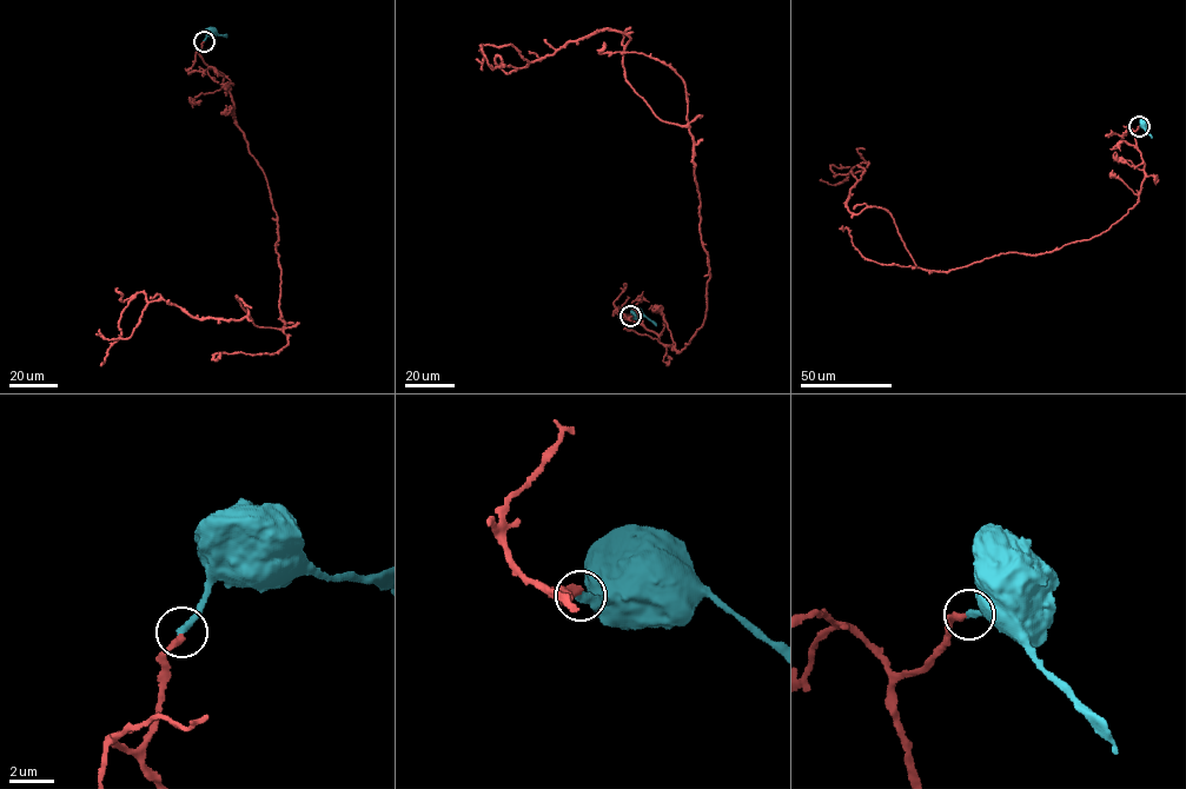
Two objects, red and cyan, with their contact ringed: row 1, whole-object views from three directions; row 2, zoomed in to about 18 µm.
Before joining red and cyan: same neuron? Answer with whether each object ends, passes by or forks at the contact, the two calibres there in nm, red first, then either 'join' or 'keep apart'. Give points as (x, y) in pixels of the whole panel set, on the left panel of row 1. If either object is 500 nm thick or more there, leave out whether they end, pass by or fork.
red ends there; cyan ends there; 320 nm thick on the red side, 320 nm on the other; join

